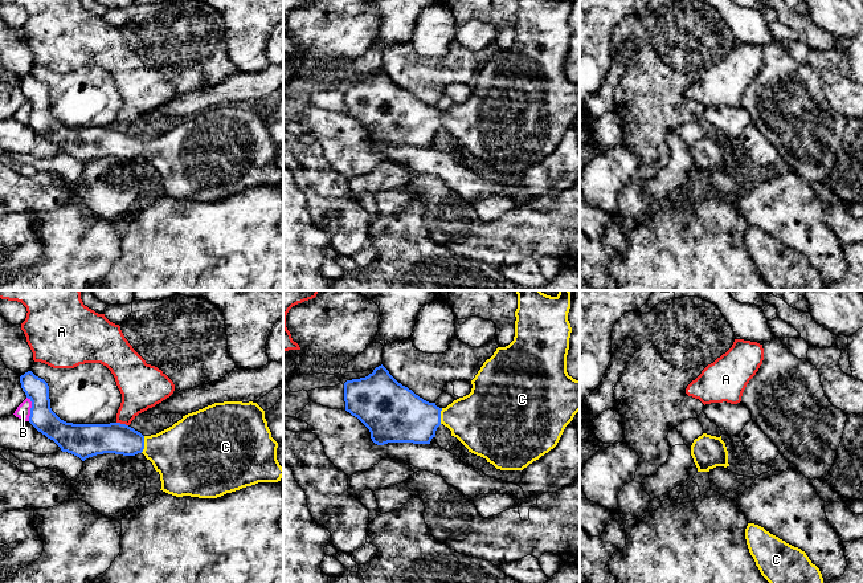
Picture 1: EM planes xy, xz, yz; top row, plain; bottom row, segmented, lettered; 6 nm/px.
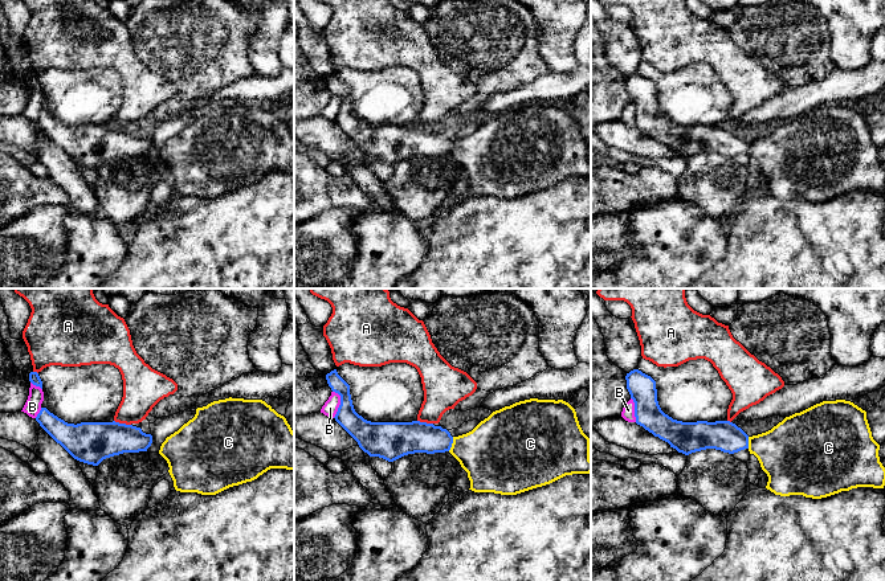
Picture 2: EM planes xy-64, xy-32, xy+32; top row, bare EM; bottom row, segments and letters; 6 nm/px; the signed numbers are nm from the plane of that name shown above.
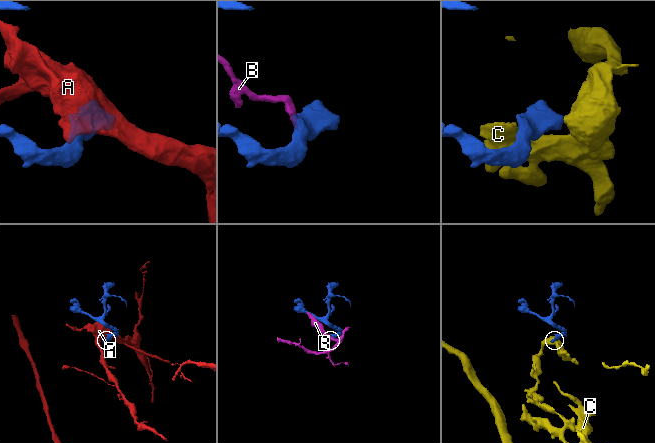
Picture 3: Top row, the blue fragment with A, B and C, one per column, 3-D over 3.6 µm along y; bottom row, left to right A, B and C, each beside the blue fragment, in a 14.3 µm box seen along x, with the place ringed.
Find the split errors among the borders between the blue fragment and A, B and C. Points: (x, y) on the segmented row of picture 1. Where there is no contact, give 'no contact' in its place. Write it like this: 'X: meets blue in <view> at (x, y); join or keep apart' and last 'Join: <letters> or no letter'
A: meets blue in xy at (122, 424); keep apart
B: meets blue in xy at (31, 408); keep apart
C: meets blue in xy at (143, 444); join
Join: C

